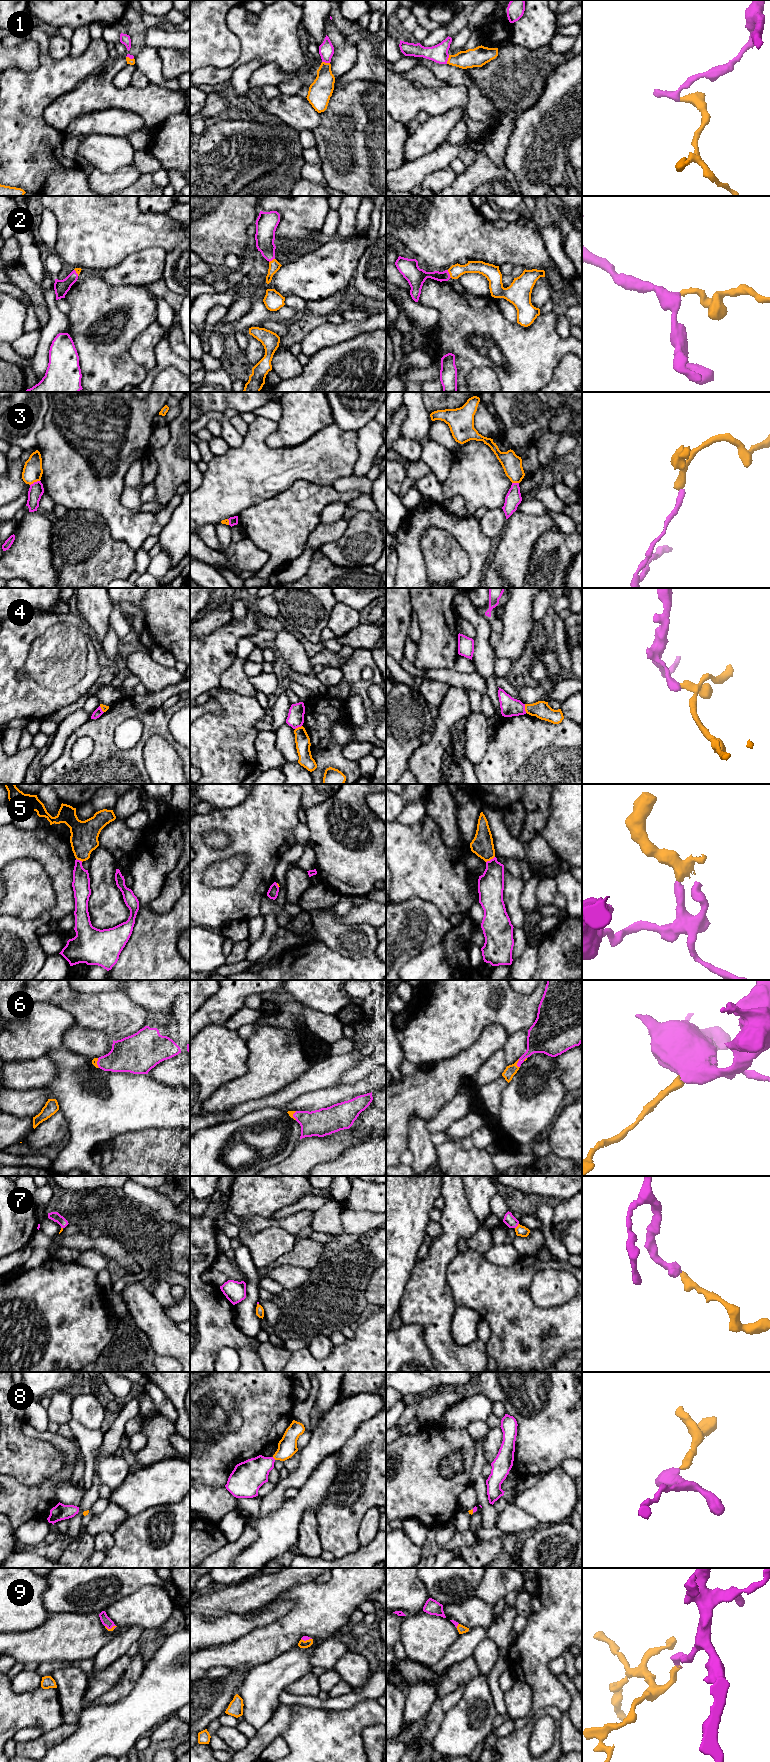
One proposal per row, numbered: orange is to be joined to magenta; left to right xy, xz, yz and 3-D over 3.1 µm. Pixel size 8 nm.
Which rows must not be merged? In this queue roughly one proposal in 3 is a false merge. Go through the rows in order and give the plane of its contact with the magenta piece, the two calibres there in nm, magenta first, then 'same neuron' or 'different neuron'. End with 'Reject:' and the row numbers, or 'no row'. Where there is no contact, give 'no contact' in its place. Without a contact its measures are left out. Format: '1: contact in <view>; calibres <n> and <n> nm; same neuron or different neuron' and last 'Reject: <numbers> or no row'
1: contact in yz; calibres 140 and 160 nm; same neuron
2: contact in yz; calibres 130 and 110 nm; same neuron
3: contact in xy; calibres 120 and 160 nm; different neuron
4: contact in yz; calibres 150 and 140 nm; different neuron
5: contact in yz; calibres 200 and 180 nm; different neuron
6: contact in yz; calibres 190 and 90 nm; same neuron
7: contact in yz; calibres 90 and 90 nm; same neuron
8: contact in xz; calibres 260 and 160 nm; same neuron
9: contact in xy; calibres 80 and 20 nm; same neuron
Reject: 3, 4, 5

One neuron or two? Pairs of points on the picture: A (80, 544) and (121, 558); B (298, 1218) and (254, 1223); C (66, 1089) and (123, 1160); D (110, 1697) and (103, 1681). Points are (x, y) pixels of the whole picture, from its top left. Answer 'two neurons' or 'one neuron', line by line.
A: one neuron
B: one neuron
C: two neurons
D: two neurons

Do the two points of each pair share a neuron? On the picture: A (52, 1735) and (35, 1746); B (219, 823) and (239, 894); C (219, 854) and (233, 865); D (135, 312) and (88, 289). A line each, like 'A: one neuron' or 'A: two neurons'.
A: one neuron
B: one neuron
C: two neurons
D: one neuron

